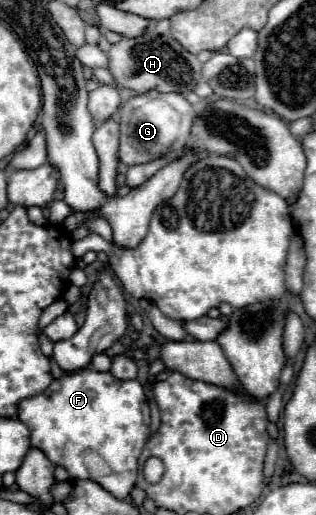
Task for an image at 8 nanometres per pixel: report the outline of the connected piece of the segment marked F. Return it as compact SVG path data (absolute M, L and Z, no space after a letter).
M79 369L79 371L63 373L59 379L53 379L51 385L49 385L43 393L39 393L39 395L35 395L35 397L29 397L29 399L23 399L23 401L19 403L19 419L21 419L21 421L29 427L29 431L31 431L31 447L41 449L53 465L65 467L65 469L69 471L71 479L91 479L91 481L99 483L105 491L109 491L111 495L115 495L117 499L125 499L125 497L131 493L131 489L133 489L133 485L135 485L135 479L137 479L137 469L139 469L139 463L137 463L137 461L139 461L141 449L143 449L143 445L145 445L145 441L147 441L147 437L149 437L149 421L151 421L151 417L149 417L149 405L147 405L147 399L145 399L145 391L143 391L143 385L141 385L137 379L119 381L119 379L115 379L111 373L99 373L99 371L93 371L93 369L91 369L91 371L89 371L89 369Z

